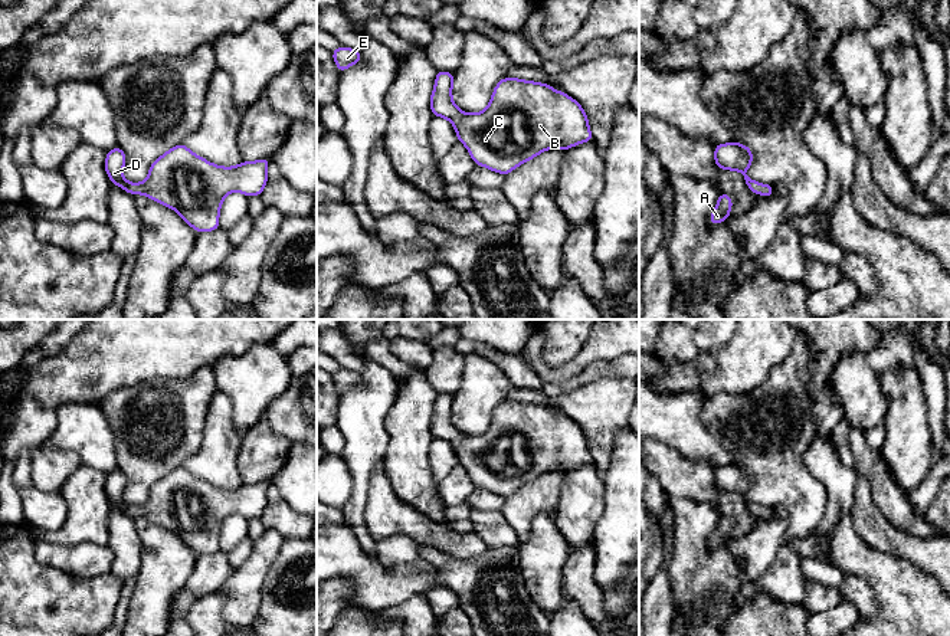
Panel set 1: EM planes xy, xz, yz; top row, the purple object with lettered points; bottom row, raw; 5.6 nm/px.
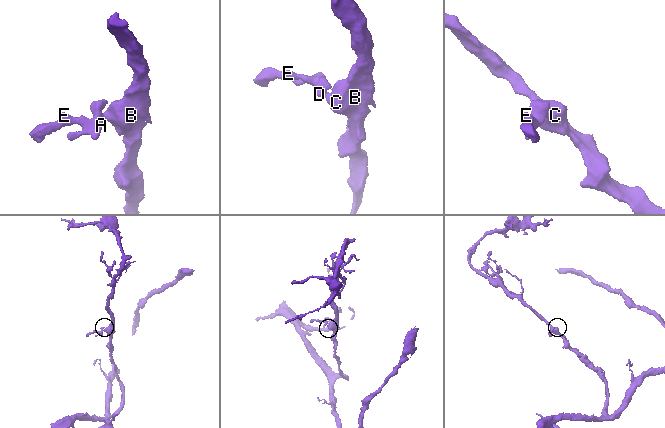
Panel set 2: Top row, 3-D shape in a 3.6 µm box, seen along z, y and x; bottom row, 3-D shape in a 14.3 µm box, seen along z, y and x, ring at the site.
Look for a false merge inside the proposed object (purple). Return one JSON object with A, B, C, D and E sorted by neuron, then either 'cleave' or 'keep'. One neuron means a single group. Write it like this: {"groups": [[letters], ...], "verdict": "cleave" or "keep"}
{"groups": [["A", "B", "C", "D", "E"]], "verdict": "keep"}

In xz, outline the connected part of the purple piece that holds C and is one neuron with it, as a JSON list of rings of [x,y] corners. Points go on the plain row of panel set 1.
[[[439,393],[430,419],[430,433],[435,439],[452,445],[458,462],[468,471],[476,488],[507,498],[546,472],[560,471],[563,475],[580,465],[593,463],[587,437],[580,426],[548,406],[504,400],[497,406],[489,427],[478,436],[465,436],[453,426],[452,407],[453,396]]]

